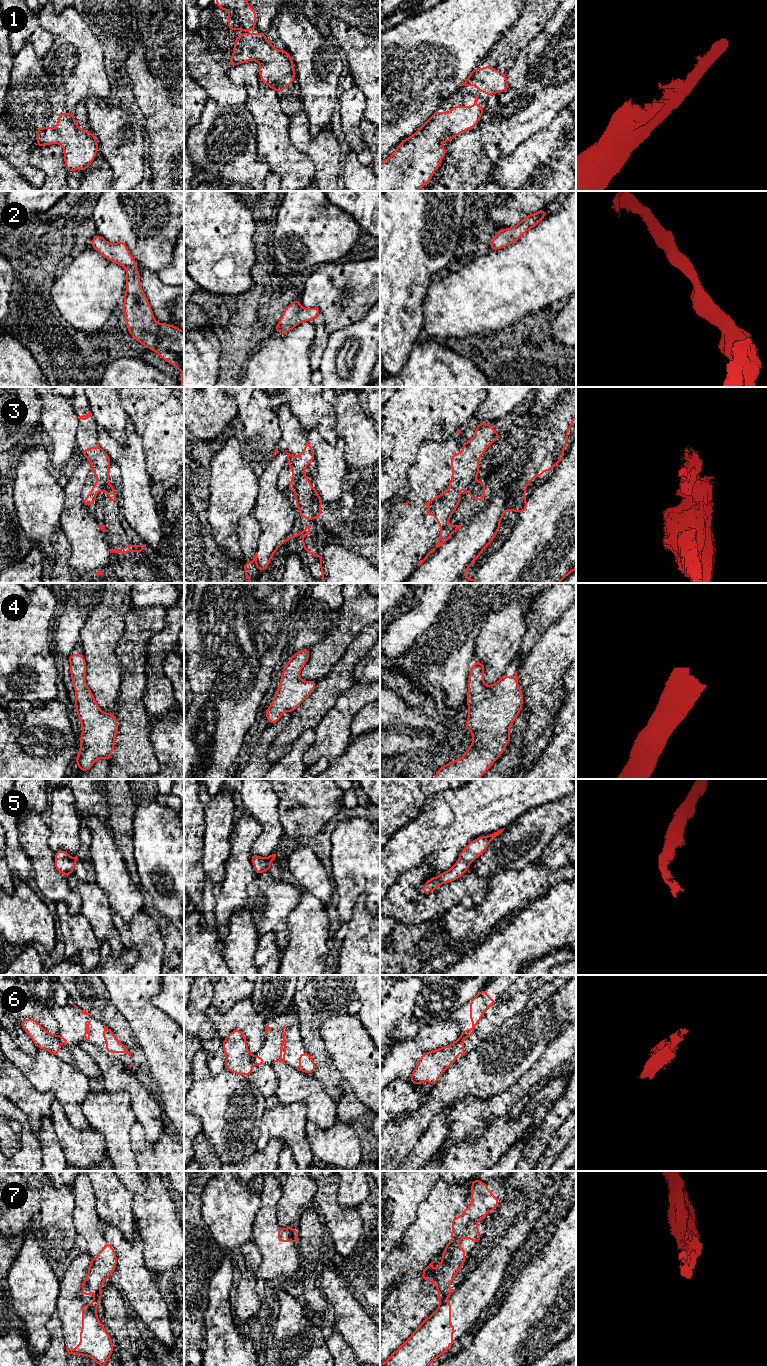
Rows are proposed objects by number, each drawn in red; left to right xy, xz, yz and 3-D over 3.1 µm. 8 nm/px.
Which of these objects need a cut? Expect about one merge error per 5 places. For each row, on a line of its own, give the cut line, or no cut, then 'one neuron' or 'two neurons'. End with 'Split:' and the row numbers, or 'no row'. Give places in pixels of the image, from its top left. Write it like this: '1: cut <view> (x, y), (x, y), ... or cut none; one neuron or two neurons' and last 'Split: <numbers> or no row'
1: cut none; one neuron
2: cut none; one neuron
3: cut xy (108, 482), (103, 484), (98, 482), (97, 489); two neurons
4: cut none; one neuron
5: cut none; one neuron
6: cut xz (255, 1055), (254, 1063); two neurons
7: cut xz (285, 1228), (293, 1241); two neurons
Split: 3, 6, 7

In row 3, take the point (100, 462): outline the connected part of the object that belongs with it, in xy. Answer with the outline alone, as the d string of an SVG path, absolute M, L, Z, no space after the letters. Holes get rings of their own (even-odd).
M97 442L97 447L89 447L82 449L81 453L89 460L91 464L91 471L97 477L96 483L91 487L92 490L88 493L88 496L83 499L83 504L89 507L92 503L95 503L97 499L98 485L100 482L102 485L109 483L109 468L111 465L111 459L108 454L99 446Z

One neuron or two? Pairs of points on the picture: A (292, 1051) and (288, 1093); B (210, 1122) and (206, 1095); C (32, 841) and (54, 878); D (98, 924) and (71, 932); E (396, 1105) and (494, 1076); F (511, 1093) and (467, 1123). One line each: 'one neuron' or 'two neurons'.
A: two neurons
B: one neuron
C: one neuron
D: two neurons
E: two neurons
F: one neuron

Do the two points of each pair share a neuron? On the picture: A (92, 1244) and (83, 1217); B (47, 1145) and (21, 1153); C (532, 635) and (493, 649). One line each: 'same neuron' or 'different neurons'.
A: same neuron
B: different neurons
C: different neurons

